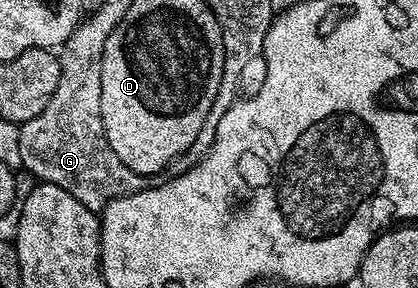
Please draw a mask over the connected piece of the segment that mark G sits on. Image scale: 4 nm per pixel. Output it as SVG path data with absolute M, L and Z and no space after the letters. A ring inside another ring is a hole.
M84 18L80 22L75 32L64 41L62 47L58 48L57 54L59 64L61 65L61 81L57 81L57 89L53 89L53 97L49 97L49 105L45 105L45 109L41 109L41 113L37 113L37 117L33 117L33 121L25 121L19 127L22 170L25 169L29 174L36 175L34 178L38 182L52 183L61 189L65 189L65 193L77 197L77 201L81 201L81 205L85 205L96 213L102 212L110 199L116 199L118 195L128 195L134 191L139 191L139 179L135 179L135 175L127 175L127 171L123 171L121 157L117 157L117 153L113 153L109 141L99 141L99 137L105 137L105 125L101 121L101 113L95 113L95 111L93 113L85 113L87 111L85 105L89 105L85 89L93 87L93 89L101 91L99 71L97 69L89 71L83 67L85 53L89 49L98 50L102 48L103 42L108 39L108 34L112 31L114 24L113 19ZM95 151L101 151L101 155L105 155L105 159L101 159L101 163L105 161L105 167L91 167Z

